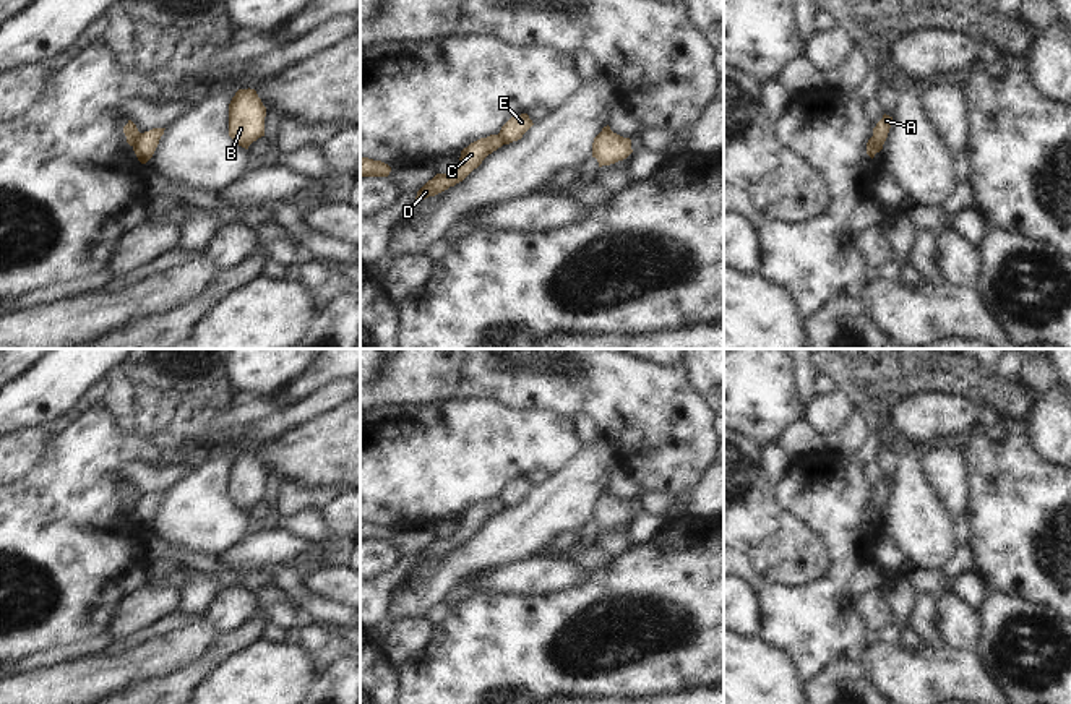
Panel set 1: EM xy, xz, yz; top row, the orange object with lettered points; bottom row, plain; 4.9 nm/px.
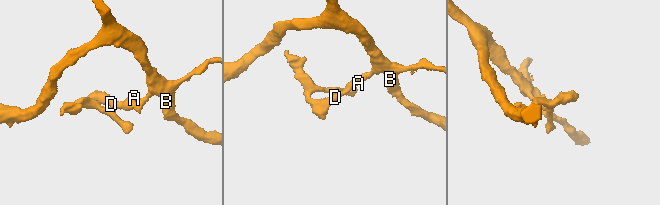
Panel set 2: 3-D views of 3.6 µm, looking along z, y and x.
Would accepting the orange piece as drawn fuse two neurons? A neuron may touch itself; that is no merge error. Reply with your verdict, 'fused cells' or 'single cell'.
fused cells

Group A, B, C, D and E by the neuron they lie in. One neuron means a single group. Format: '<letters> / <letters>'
A C D / B E

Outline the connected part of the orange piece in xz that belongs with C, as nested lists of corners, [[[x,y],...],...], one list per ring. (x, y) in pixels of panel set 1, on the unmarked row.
[[[490,498],[487,501],[480,501],[474,506],[471,506],[467,511],[461,514],[459,527],[458,530],[449,537],[437,537],[432,543],[428,543],[415,560],[415,564],[422,564],[428,560],[435,560],[449,550],[454,550],[456,547],[462,545],[474,532],[477,532],[482,524],[501,511],[505,508],[503,501],[500,498]]]

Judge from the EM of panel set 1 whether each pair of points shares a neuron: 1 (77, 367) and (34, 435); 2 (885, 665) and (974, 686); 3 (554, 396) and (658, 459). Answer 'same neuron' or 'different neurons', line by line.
1: different neurons
2: same neuron
3: same neuron

